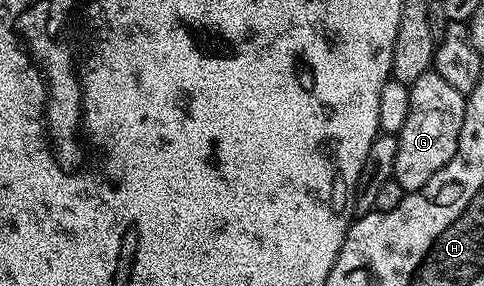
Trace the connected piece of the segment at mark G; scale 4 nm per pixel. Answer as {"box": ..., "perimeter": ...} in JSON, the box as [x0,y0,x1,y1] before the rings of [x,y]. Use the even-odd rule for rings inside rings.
{"box":[393,70,467,193],"perimeter":[[[434,70],[421,74],[421,78],[409,87],[409,118],[405,118],[405,126],[401,126],[397,134],[399,141],[393,177],[403,187],[404,193],[421,190],[421,186],[425,186],[425,182],[429,182],[429,178],[433,178],[433,174],[453,158],[467,109],[464,93],[453,90],[453,86],[449,86],[449,82]]]}

